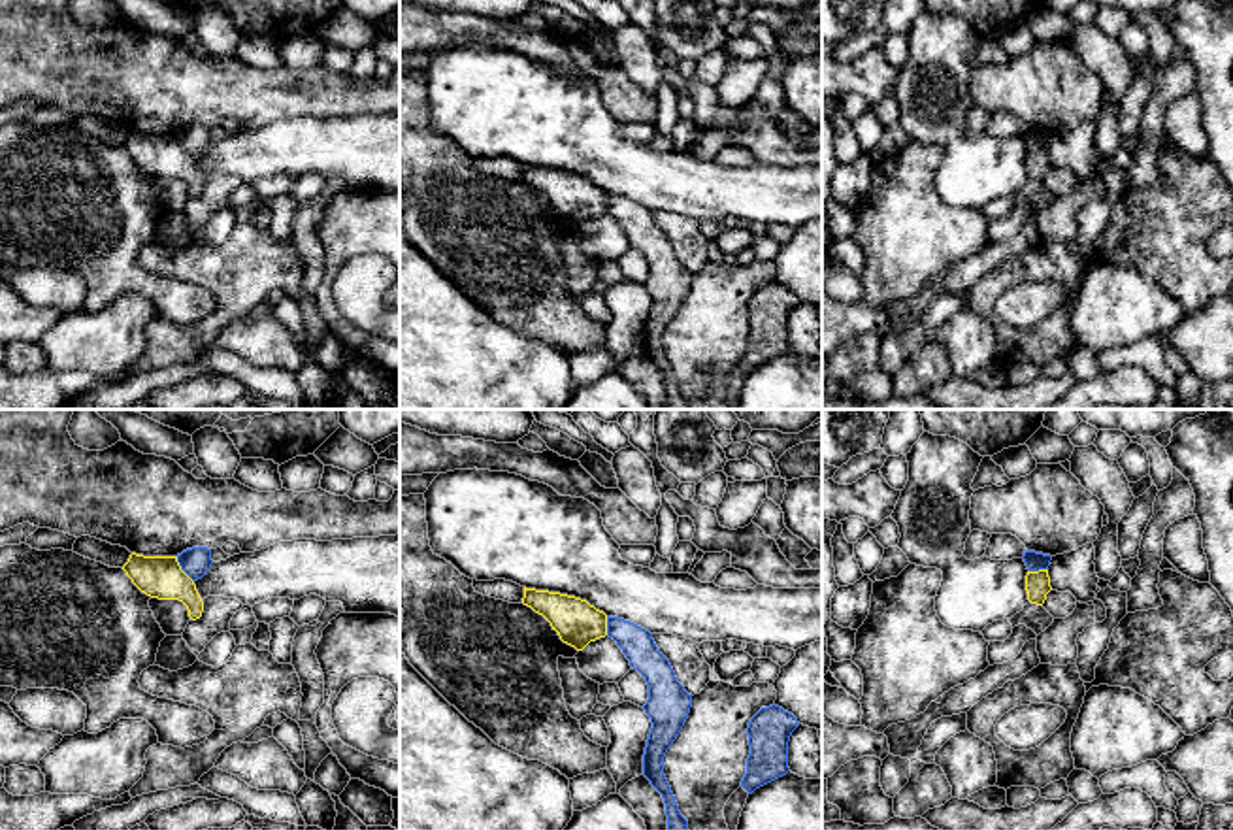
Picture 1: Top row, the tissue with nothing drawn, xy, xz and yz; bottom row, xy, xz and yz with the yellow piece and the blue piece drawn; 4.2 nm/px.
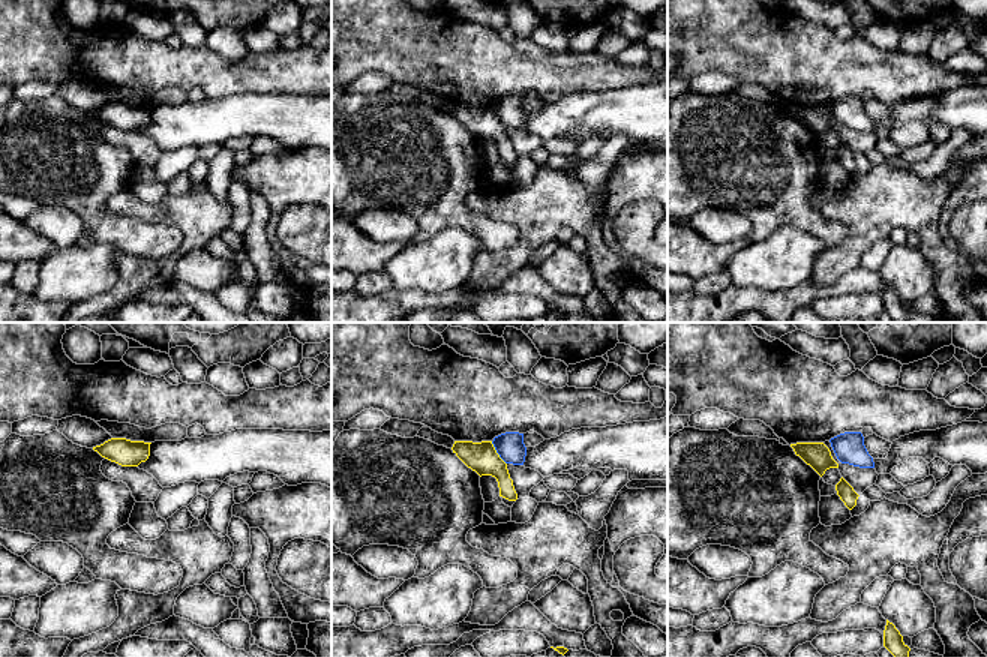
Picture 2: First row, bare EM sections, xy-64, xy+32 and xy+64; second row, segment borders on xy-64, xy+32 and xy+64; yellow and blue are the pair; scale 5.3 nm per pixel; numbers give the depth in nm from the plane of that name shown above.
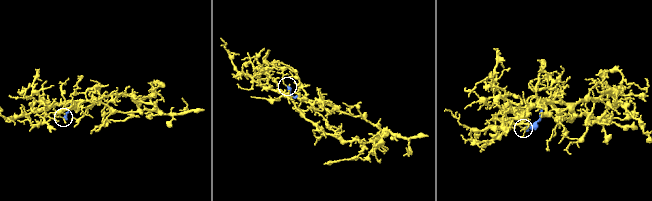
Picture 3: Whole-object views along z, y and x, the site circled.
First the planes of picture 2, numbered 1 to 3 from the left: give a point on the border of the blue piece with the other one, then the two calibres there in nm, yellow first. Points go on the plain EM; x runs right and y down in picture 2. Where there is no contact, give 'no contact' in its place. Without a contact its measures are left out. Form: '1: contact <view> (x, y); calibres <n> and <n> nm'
1: no contact
2: contact xy+32 (497, 117); calibres 160 and 150 nm
3: no contact

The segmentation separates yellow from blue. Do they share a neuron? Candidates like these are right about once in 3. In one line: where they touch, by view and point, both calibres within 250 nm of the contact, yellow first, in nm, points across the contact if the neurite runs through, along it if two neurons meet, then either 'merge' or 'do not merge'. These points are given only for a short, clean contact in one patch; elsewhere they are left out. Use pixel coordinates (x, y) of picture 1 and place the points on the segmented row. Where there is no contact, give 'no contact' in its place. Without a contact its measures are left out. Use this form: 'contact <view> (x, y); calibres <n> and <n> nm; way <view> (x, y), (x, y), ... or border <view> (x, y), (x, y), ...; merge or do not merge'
contact xy (181, 570); calibres 180 and 120 nm; border xy (176, 557), (181, 570), (193, 581); do not merge

